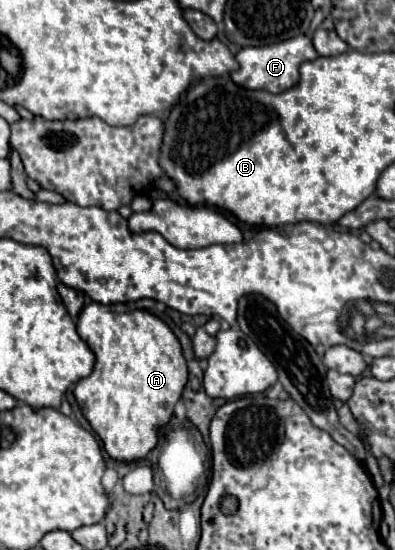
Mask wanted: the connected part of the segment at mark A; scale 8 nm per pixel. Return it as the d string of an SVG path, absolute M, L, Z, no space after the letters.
M88 304L78 318L78 334L90 346L96 356L94 370L88 378L82 378L74 386L76 402L90 422L92 430L100 436L104 450L116 462L140 462L148 456L150 450L158 444L158 432L172 418L174 406L182 396L182 390L188 380L186 360L182 348L172 330L154 314L146 310L134 310L116 314L104 304Z

